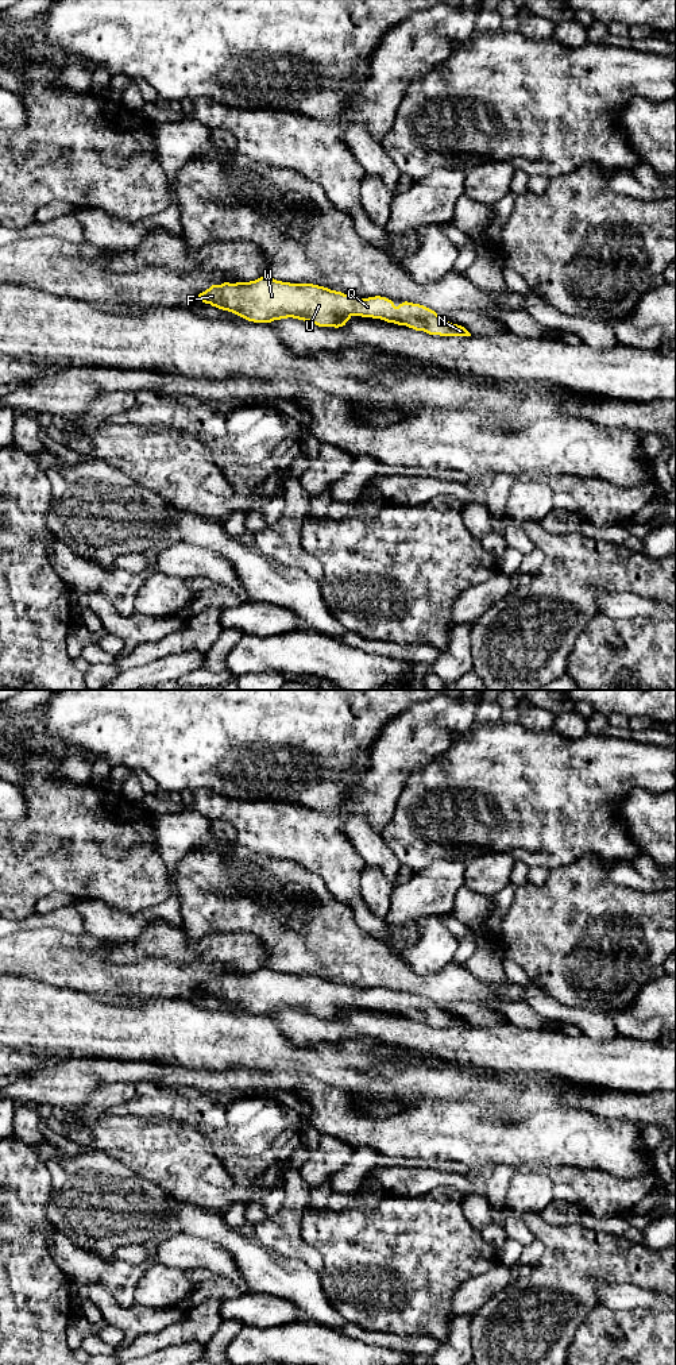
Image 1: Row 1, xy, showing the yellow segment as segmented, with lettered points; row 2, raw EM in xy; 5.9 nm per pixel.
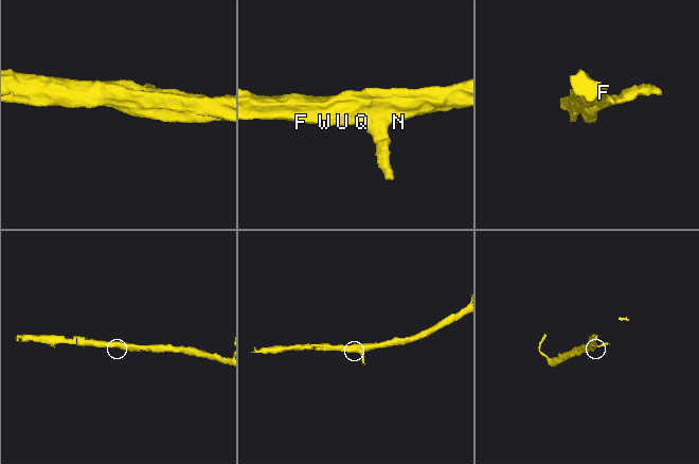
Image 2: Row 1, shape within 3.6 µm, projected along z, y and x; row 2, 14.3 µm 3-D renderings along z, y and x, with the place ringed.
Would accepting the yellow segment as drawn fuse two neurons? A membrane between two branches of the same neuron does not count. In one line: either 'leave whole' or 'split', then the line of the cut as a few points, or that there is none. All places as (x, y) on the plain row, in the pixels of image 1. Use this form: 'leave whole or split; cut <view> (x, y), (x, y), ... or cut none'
split; cut xy (343, 986), (347, 993), (347, 1002), (351, 1006)

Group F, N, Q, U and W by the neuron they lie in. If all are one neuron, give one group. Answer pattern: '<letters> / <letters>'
F N U W / Q

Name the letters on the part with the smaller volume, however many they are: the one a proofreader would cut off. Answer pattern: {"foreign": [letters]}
{"foreign": ["Q"]}

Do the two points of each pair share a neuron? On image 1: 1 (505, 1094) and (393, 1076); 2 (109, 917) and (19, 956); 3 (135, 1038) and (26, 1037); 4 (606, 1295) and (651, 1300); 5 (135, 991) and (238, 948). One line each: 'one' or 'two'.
1: one
2: two
3: one
4: one
5: two

